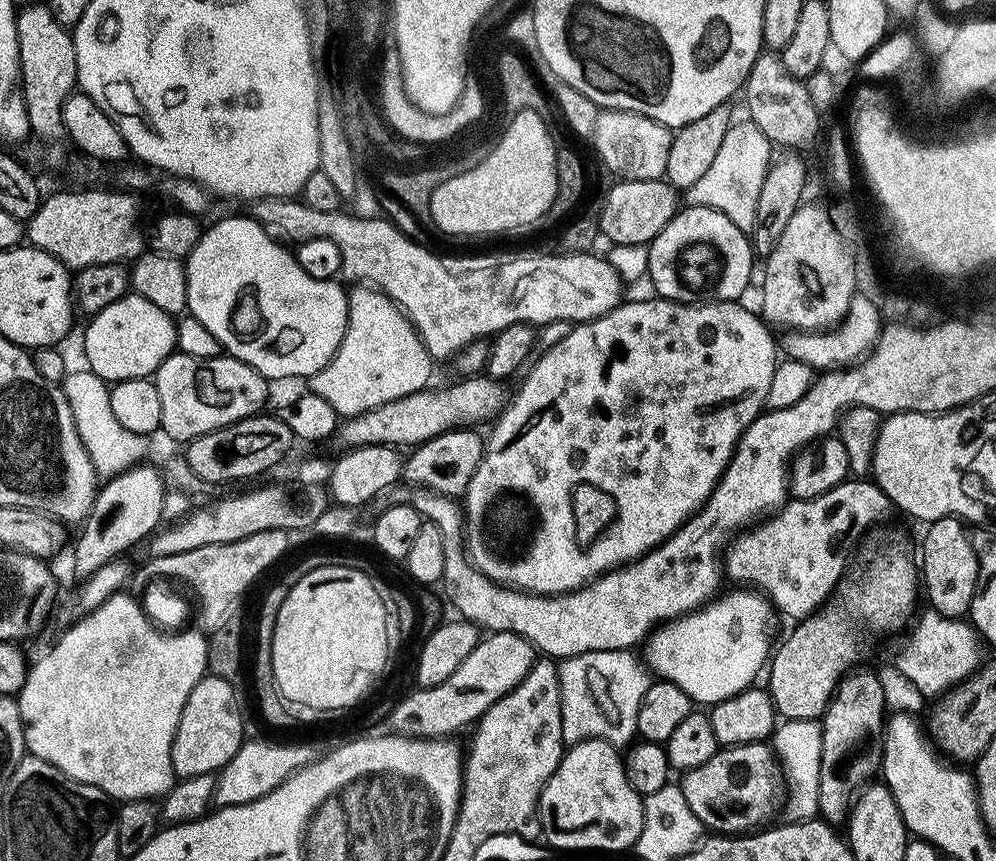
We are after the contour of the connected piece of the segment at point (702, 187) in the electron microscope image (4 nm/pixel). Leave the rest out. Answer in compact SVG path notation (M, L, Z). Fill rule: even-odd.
M743 123L731 125L726 138L722 138L722 146L718 146L718 154L714 154L710 170L706 170L706 174L702 174L702 178L698 178L698 182L687 189L686 196L689 196L692 204L726 214L726 218L730 218L730 222L734 222L738 230L748 234L755 224L758 198L770 167L768 155L774 152L774 148L756 124Z

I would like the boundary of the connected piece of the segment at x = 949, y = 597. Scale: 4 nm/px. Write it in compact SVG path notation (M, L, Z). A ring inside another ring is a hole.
M947 516L931 521L918 548L918 572L922 577L922 592L928 595L927 607L951 620L967 617L976 597L980 563L970 539L965 521Z

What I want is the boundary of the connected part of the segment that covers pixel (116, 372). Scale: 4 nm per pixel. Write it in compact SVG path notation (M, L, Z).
M127 294L91 317L85 327L85 336L91 371L103 380L148 378L176 348L176 320L146 298Z

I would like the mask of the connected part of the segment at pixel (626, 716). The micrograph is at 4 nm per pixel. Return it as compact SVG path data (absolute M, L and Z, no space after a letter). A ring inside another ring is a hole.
M606 650L559 661L562 738L565 745L571 746L583 740L605 740L617 746L633 743L637 735L638 706L642 706L642 698L648 689L650 672L639 655L632 655L636 654L628 650Z

